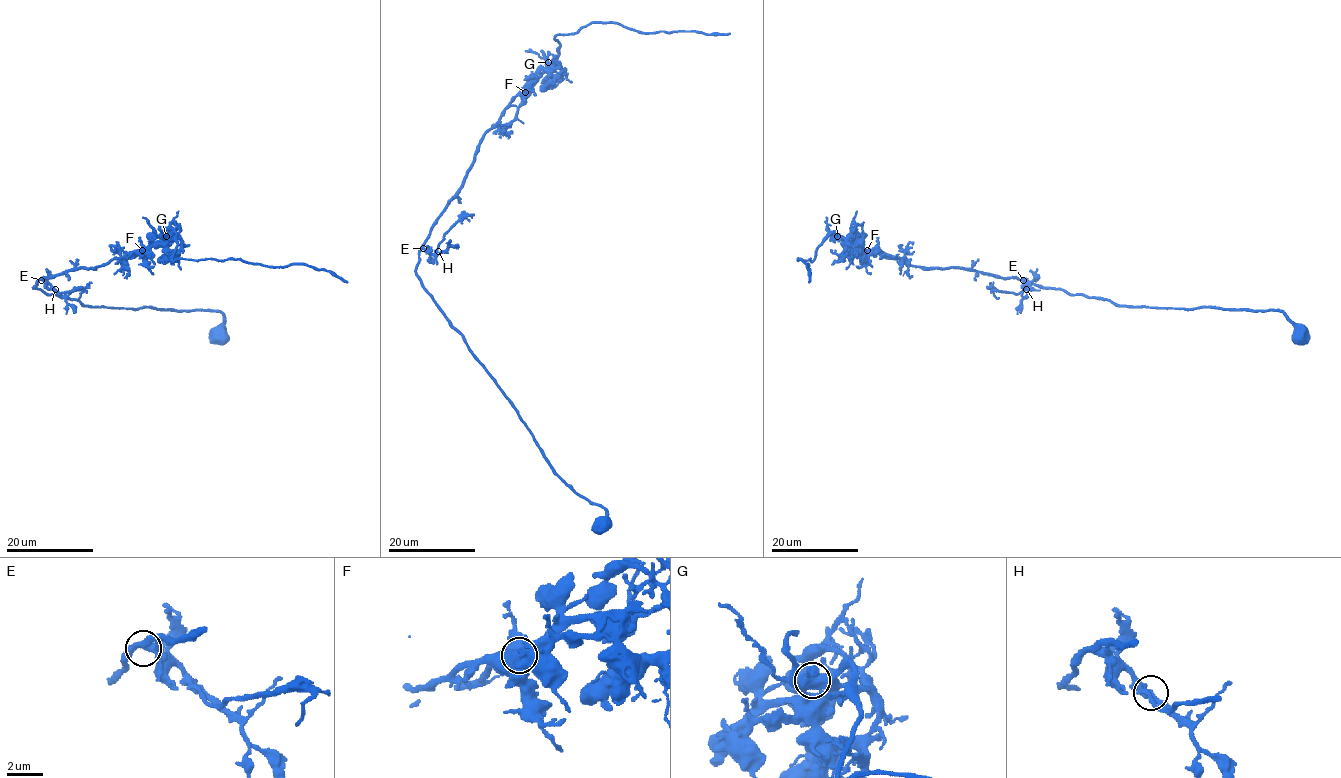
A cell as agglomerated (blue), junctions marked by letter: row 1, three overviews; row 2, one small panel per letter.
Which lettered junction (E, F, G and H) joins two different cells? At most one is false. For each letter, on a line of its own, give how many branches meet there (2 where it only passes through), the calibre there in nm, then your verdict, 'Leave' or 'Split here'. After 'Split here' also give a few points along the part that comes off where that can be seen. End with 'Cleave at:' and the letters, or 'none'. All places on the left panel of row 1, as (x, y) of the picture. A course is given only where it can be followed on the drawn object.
E: Branches: 3. Thickness 380 nm. Leave
F: Branches: 2. Thickness 650 nm. Leave
G: Branches: 4. Thickness 600 nm. Leave
H: Branches: 2. Thickness 240 nm. Leave
Cleave at: none

